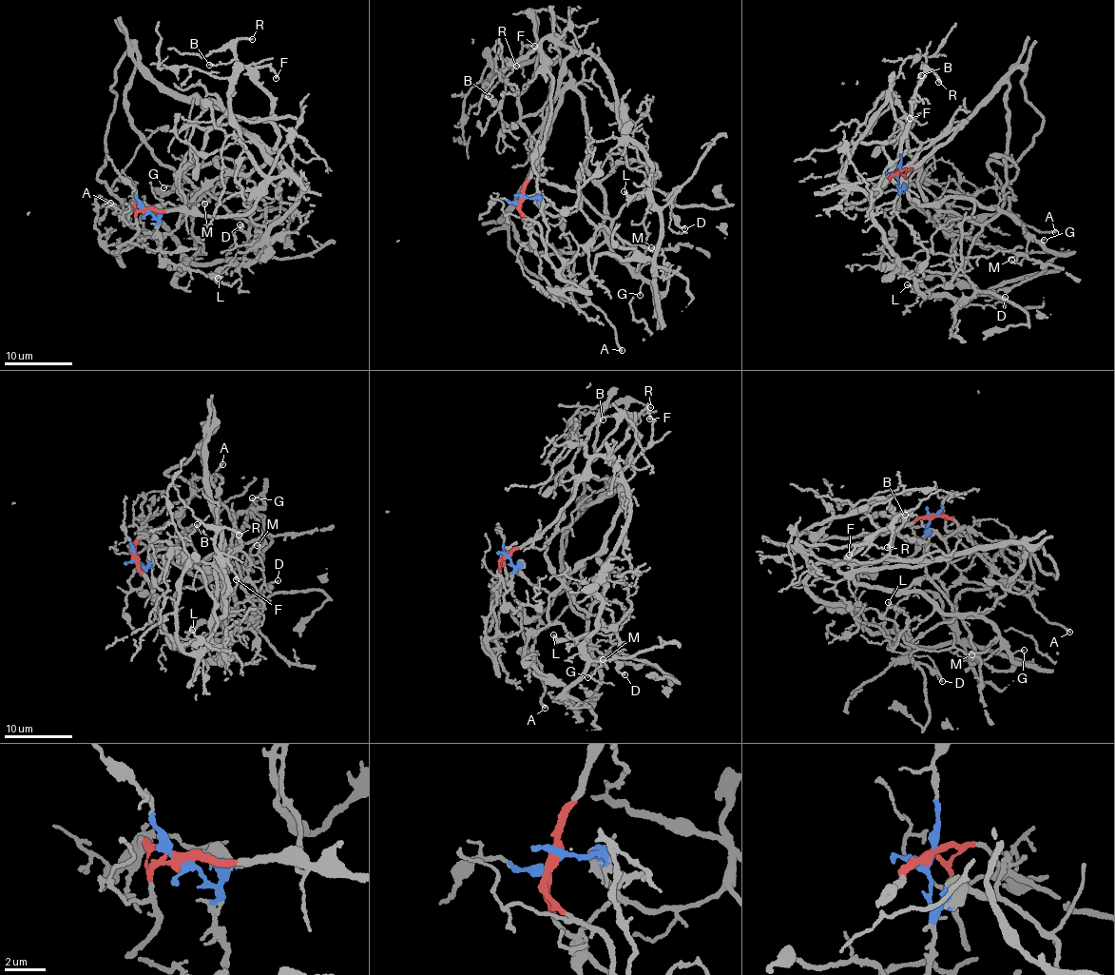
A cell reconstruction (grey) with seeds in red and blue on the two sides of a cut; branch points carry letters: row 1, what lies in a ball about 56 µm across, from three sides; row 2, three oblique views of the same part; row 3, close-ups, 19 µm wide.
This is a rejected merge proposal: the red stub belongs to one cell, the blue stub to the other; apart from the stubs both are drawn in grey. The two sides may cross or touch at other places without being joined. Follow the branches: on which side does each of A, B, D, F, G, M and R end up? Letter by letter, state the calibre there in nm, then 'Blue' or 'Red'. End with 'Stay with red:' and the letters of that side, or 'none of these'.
A: Thickness 240 nm. Red
B: Thickness 180 nm. Blue
D: Thickness 150 nm. Blue
F: Thickness 160 nm. Blue
G: Thickness 100 nm. Blue
M: Thickness 100 nm. Blue
R: Thickness 200 nm. Blue
Stay with red: A

